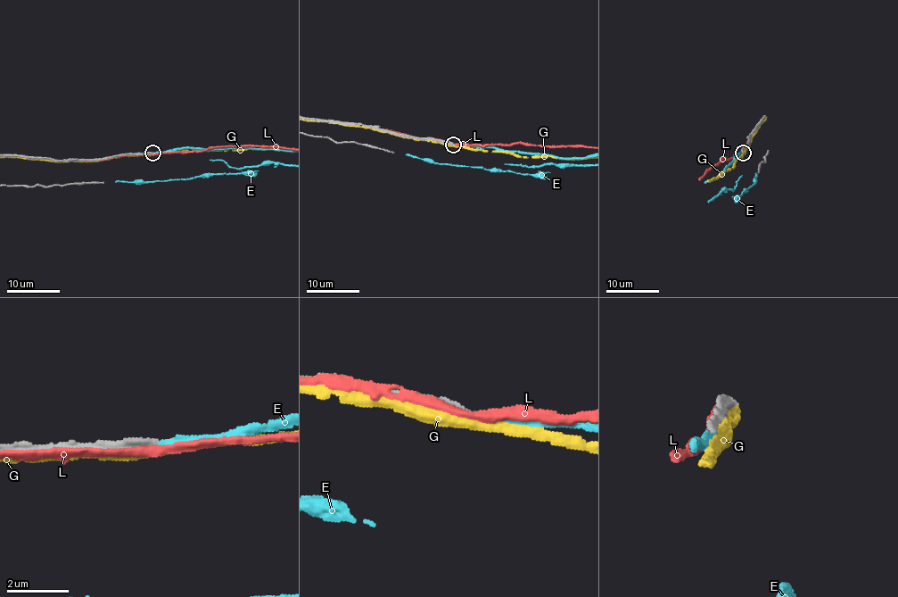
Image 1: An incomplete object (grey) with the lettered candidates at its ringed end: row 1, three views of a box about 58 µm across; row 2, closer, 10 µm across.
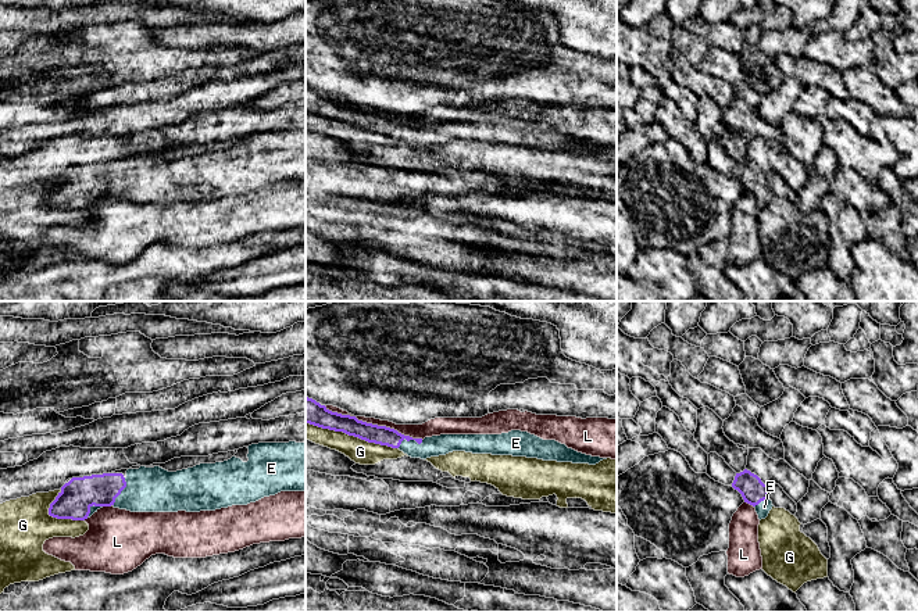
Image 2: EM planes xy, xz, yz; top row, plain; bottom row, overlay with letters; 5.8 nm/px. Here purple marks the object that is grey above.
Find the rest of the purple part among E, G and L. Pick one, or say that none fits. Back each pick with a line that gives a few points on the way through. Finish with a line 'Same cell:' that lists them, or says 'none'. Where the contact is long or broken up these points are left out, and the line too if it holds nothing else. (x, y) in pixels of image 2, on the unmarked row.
E: across xz (372, 122), (409, 129), (414, 135), (435, 135)
Same cell: E

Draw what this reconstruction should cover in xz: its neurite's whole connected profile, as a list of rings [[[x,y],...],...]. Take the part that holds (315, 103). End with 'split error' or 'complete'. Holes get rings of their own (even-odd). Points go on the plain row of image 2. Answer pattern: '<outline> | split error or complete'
[[[306,86],[306,112],[343,121],[368,132],[399,137],[411,147],[426,148],[453,140],[472,143],[512,144],[543,150],[596,154],[603,148],[568,137],[556,129],[543,129],[535,124],[511,119],[501,124],[440,124],[422,128],[404,125],[394,118],[358,110],[356,105],[329,100]]] | split error

